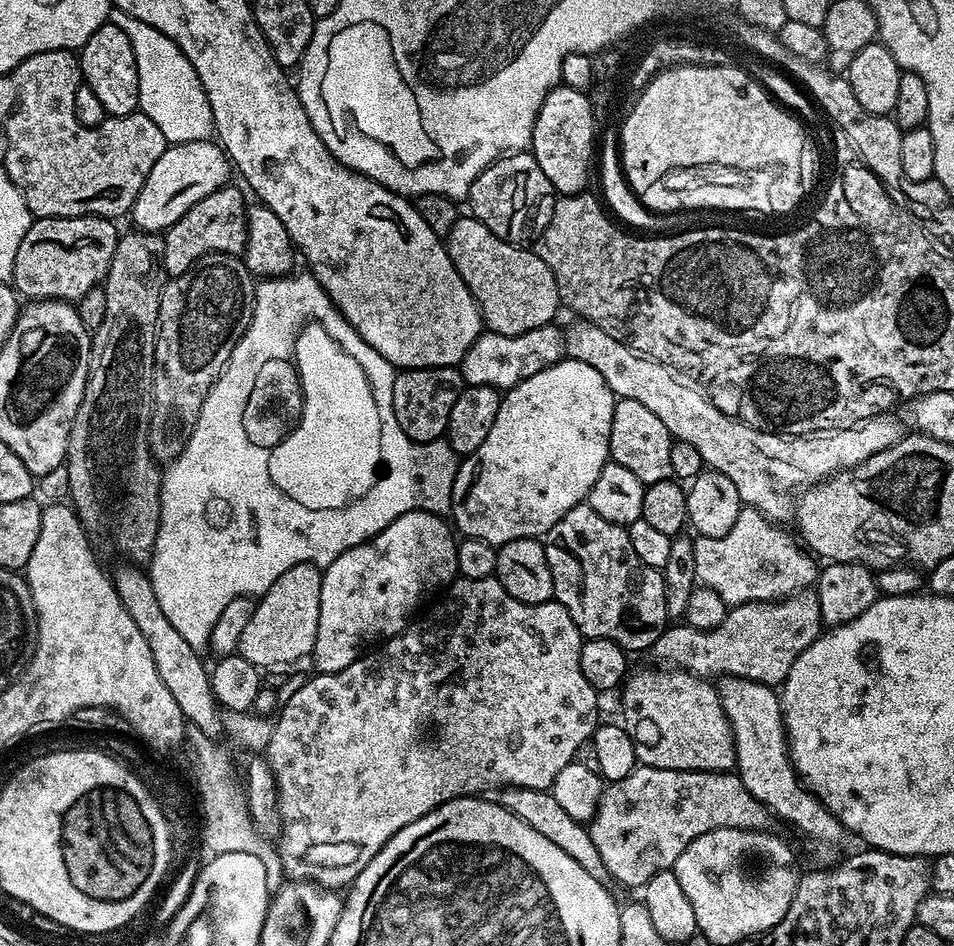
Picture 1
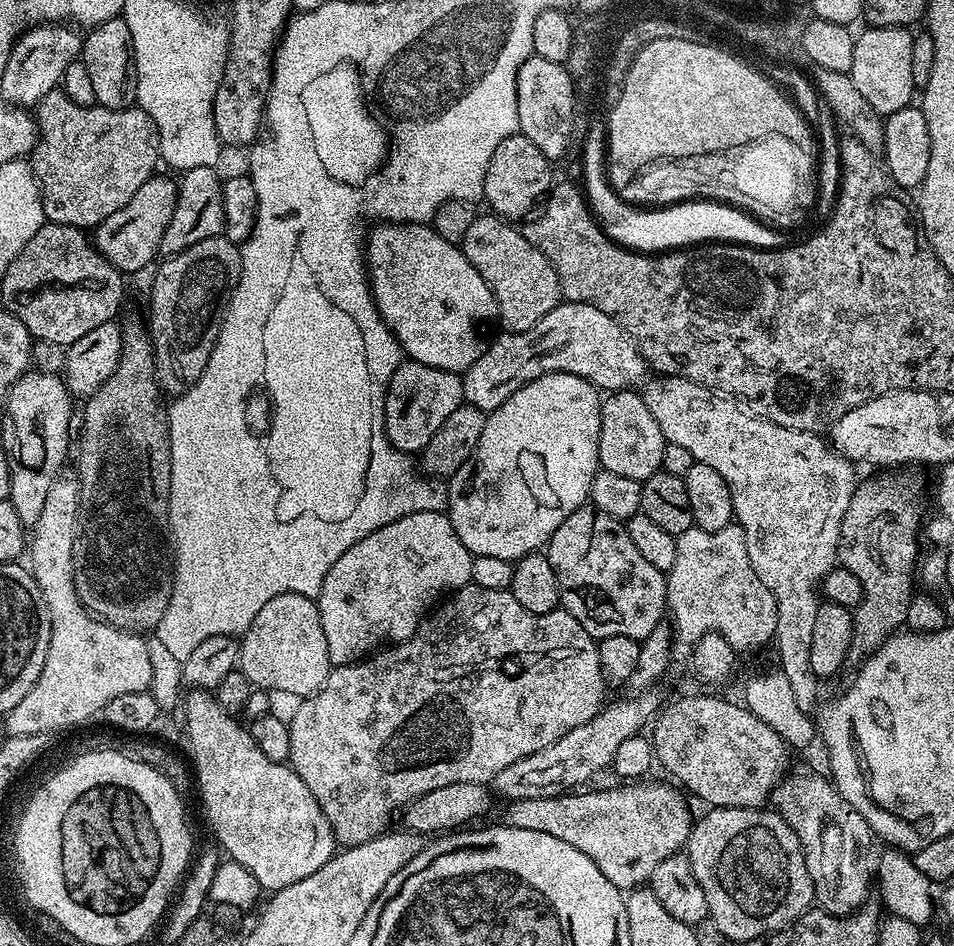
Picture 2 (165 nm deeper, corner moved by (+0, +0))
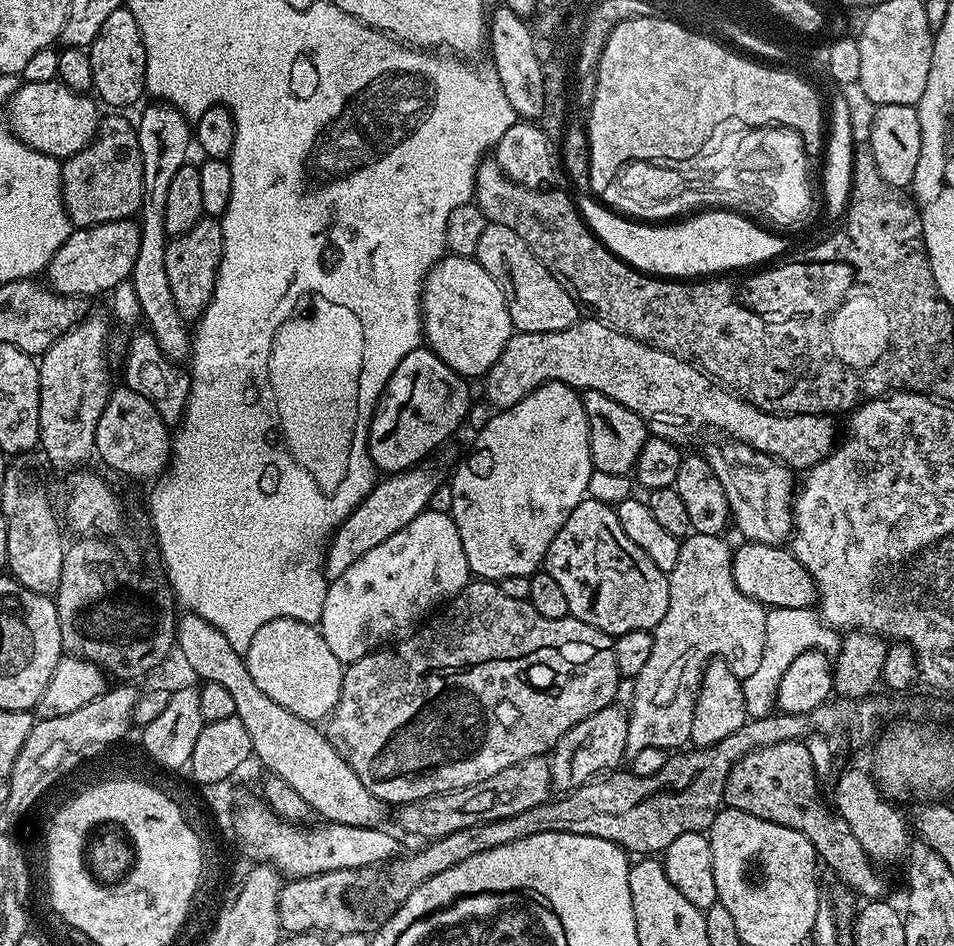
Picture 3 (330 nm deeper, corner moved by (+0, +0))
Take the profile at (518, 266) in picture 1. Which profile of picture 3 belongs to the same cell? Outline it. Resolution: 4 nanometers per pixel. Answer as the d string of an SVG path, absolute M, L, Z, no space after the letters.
M488 224L478 242L474 257L477 262L498 282L508 303L512 326L516 332L553 332L566 330L581 319L582 309L575 298L542 266L542 262L507 226Z

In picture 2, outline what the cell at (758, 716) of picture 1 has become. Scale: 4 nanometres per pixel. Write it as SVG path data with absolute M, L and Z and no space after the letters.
M789 771L774 793L774 808L790 826L790 830L798 834L798 842L806 858L806 870L810 870L815 903L831 916L850 916L864 907L869 899L868 883L874 880L874 872L870 867L874 837L868 829L866 818L862 818L862 814L858 814L858 810L854 810L846 798L842 798L831 779L827 775L819 776L816 772Z

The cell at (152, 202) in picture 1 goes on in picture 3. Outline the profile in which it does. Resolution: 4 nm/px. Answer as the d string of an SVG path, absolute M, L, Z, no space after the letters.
M132 218L76 228L64 239L62 246L58 246L46 266L47 287L59 296L89 298L99 292L111 293L131 277L134 258L138 258L139 242L140 226Z

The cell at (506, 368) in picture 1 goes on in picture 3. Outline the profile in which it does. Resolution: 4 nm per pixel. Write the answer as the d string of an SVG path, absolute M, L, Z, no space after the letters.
M581 318L566 330L516 332L506 342L506 350L502 350L498 362L490 366L482 383L484 392L488 395L487 403L493 409L499 410L514 406L514 402L526 398L526 394L530 394L538 386L549 384L552 380L584 392L601 392L606 394L606 398L614 398L614 402L622 402L622 406L634 410L634 414L638 414L638 418L644 420L651 435L684 442L687 436L696 436L703 428L721 428L725 437L735 440L738 444L751 444L754 450L773 456L793 470L813 468L815 464L825 460L838 443L838 432L836 436L831 415L782 416L775 412L763 412L743 396L713 380L708 373L701 372L695 363L679 360L674 354L638 342L595 318Z

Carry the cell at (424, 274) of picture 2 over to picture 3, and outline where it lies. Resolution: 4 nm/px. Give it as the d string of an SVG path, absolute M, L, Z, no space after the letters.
M445 255L429 270L420 295L420 316L424 320L427 347L438 354L446 366L465 378L480 378L487 374L514 334L504 292L470 256Z

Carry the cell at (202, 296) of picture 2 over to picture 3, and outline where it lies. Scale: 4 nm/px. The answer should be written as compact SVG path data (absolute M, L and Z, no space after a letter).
M202 218L194 226L190 226L190 230L186 230L181 236L173 236L169 239L166 246L166 278L170 282L170 294L174 296L174 306L178 306L185 321L199 321L200 315L206 310L206 306L214 294L216 275L222 262L223 249L222 226L219 219L216 218Z

